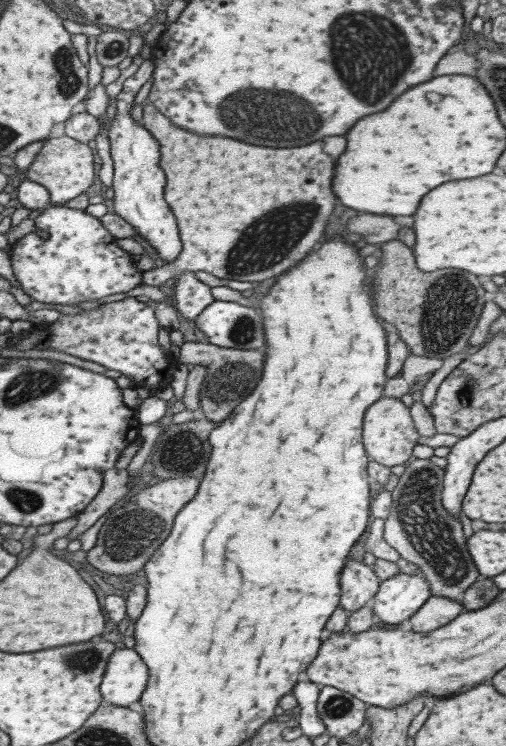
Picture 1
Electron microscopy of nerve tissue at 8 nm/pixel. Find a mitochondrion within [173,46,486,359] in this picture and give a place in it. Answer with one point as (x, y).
(269, 239)

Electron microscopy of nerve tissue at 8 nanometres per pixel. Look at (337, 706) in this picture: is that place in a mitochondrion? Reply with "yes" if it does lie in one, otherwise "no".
yes

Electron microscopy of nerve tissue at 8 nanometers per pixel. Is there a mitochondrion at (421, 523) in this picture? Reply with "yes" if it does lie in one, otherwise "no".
yes

